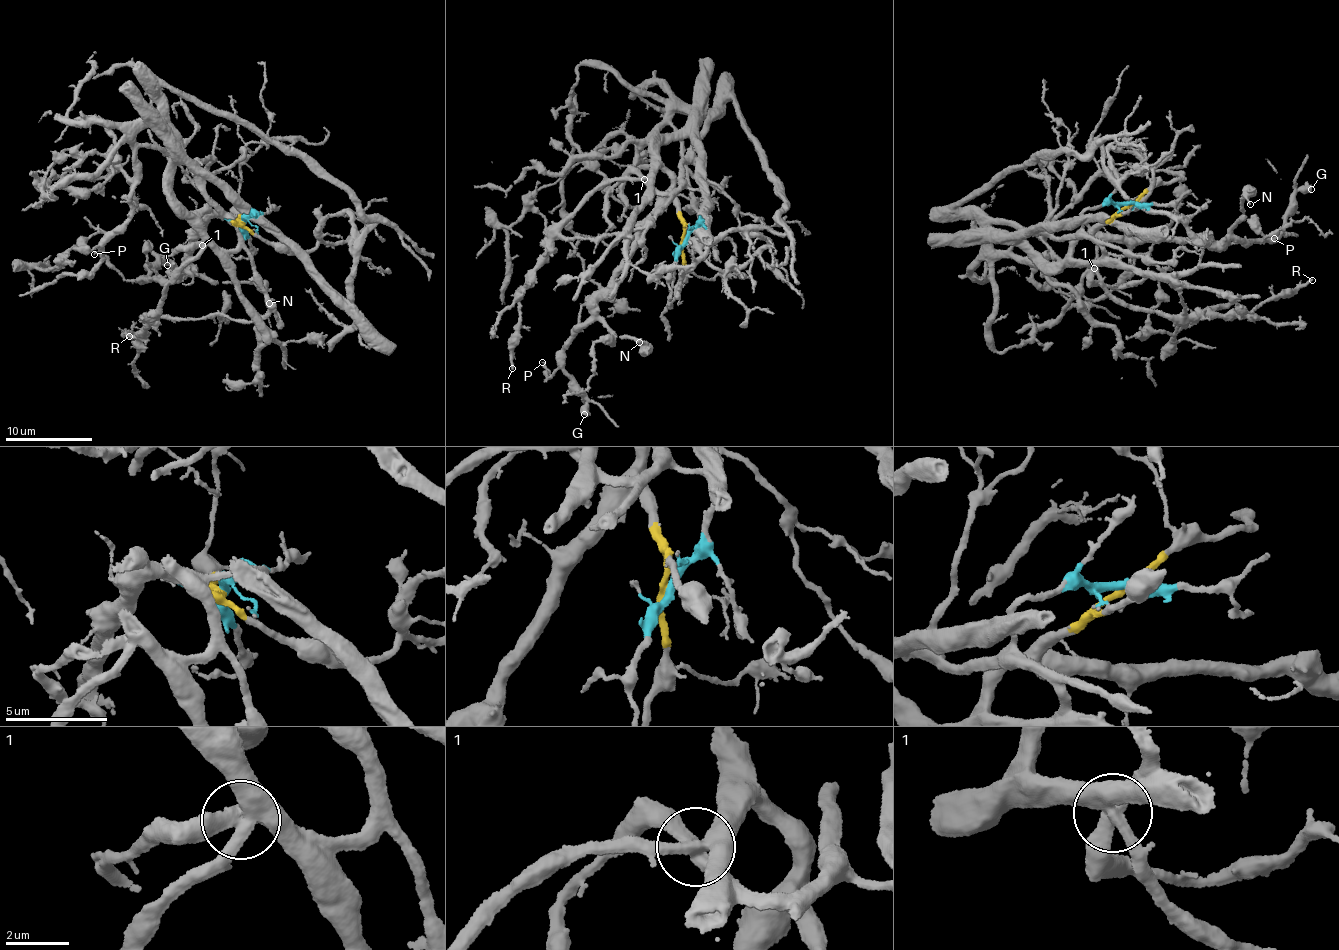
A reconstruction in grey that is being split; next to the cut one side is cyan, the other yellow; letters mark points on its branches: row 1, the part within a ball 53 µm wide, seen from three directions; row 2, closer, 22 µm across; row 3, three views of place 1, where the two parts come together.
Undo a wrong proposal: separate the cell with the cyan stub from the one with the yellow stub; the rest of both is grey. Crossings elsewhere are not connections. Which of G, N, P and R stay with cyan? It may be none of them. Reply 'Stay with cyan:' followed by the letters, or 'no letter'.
Stay with cyan: no letter

